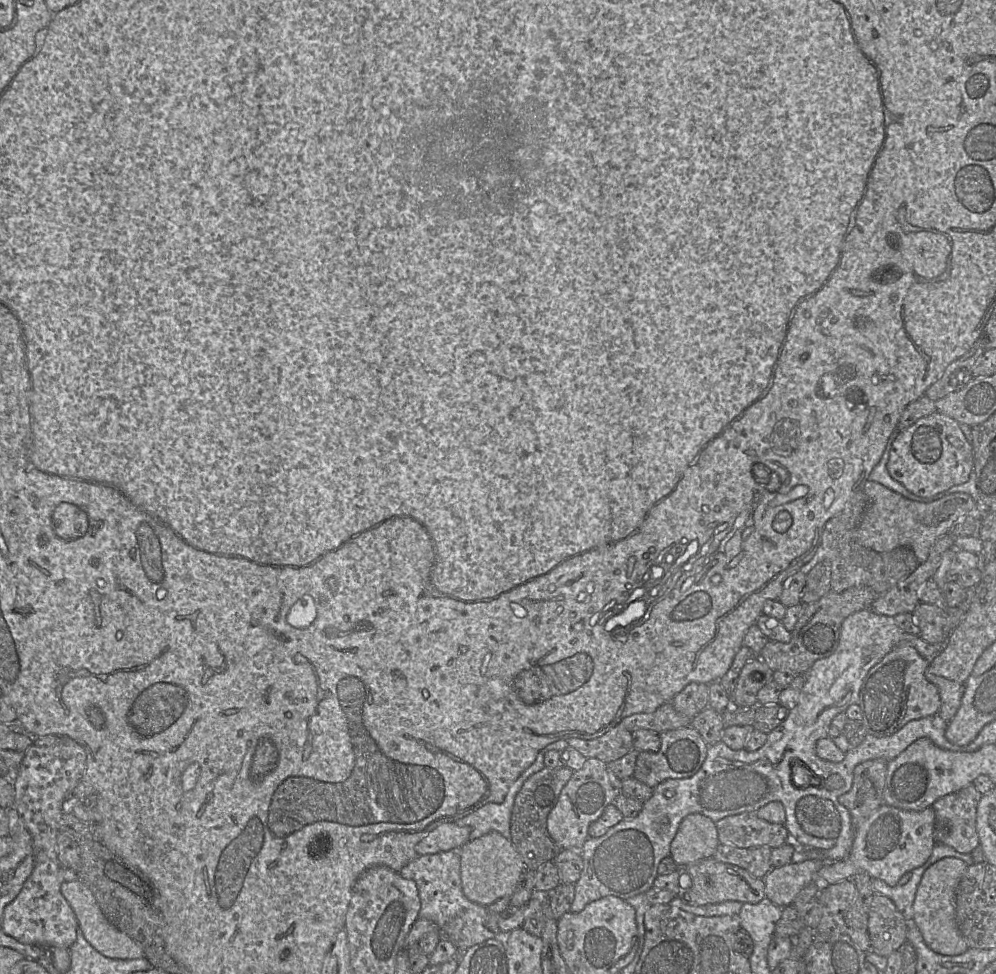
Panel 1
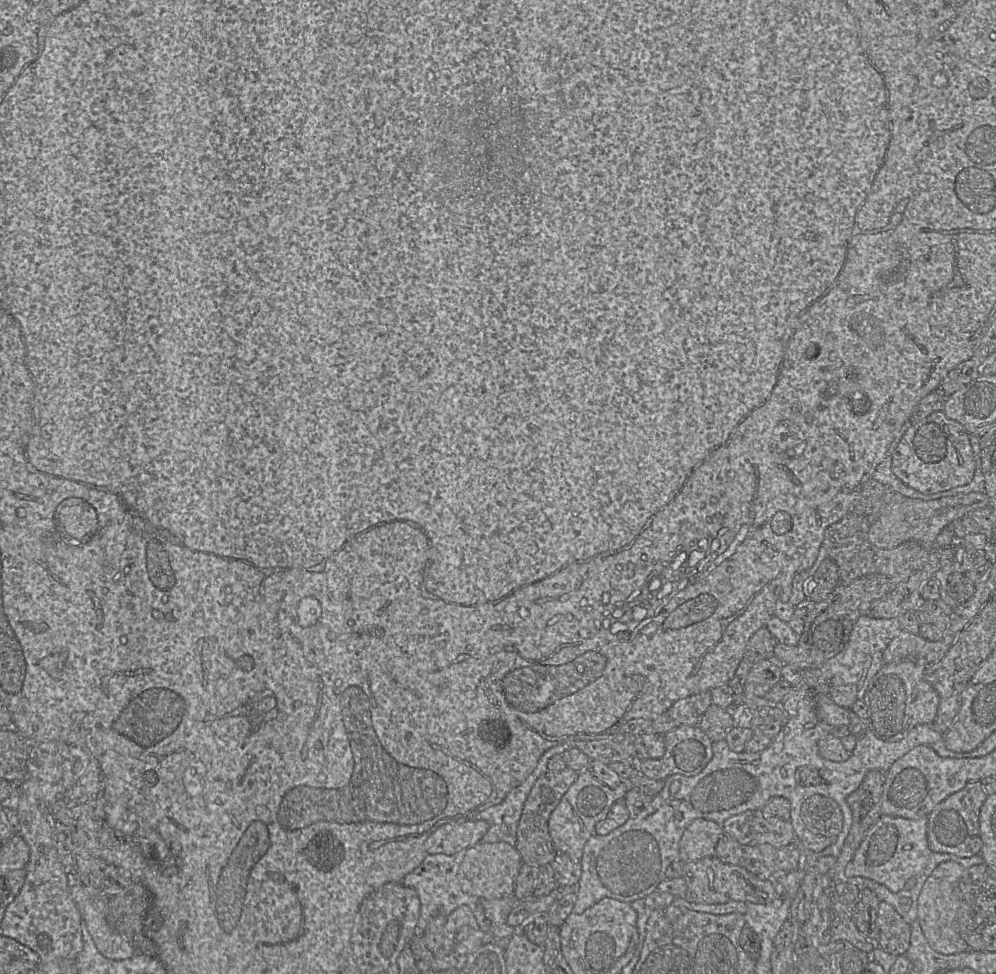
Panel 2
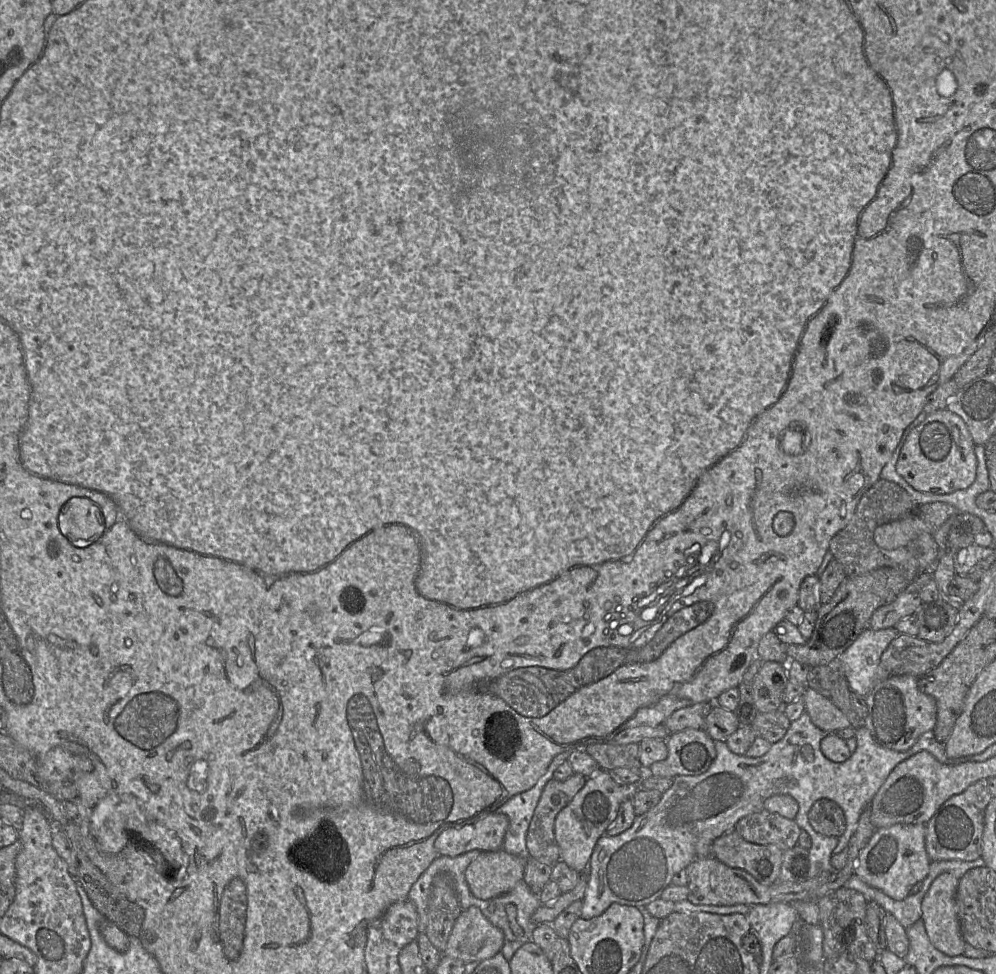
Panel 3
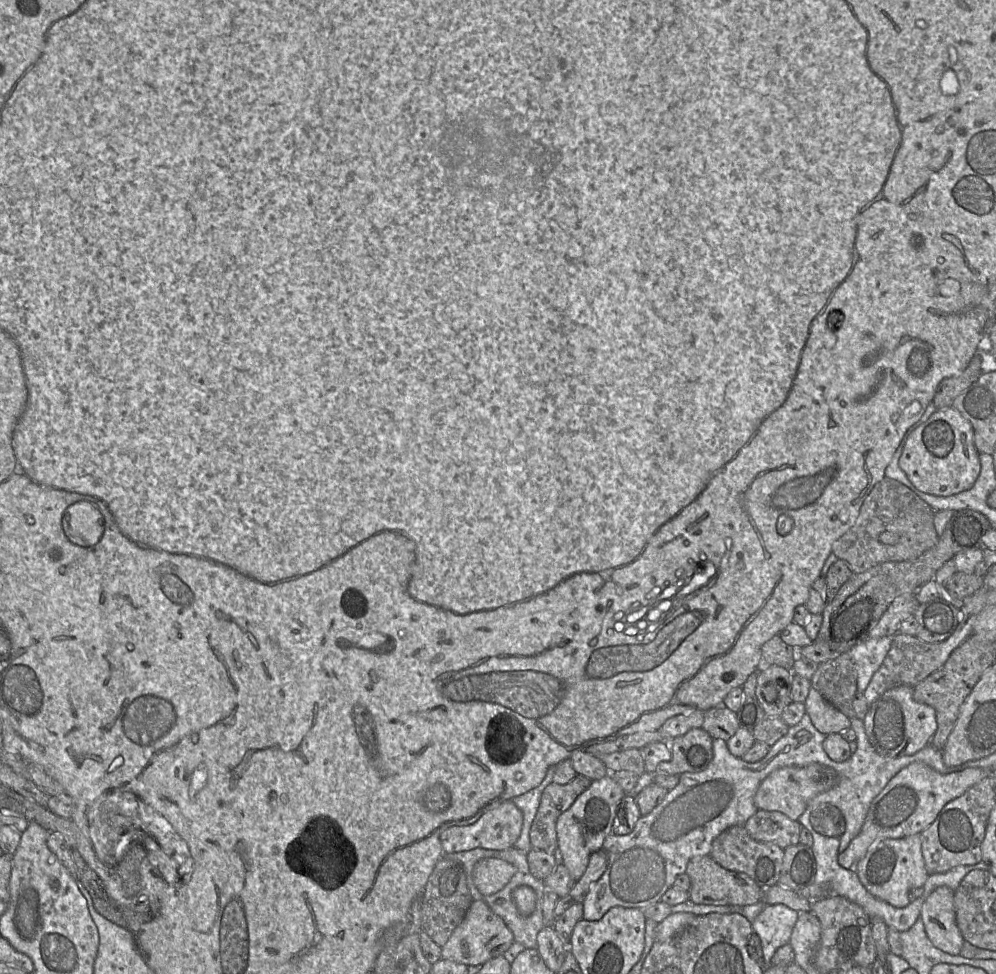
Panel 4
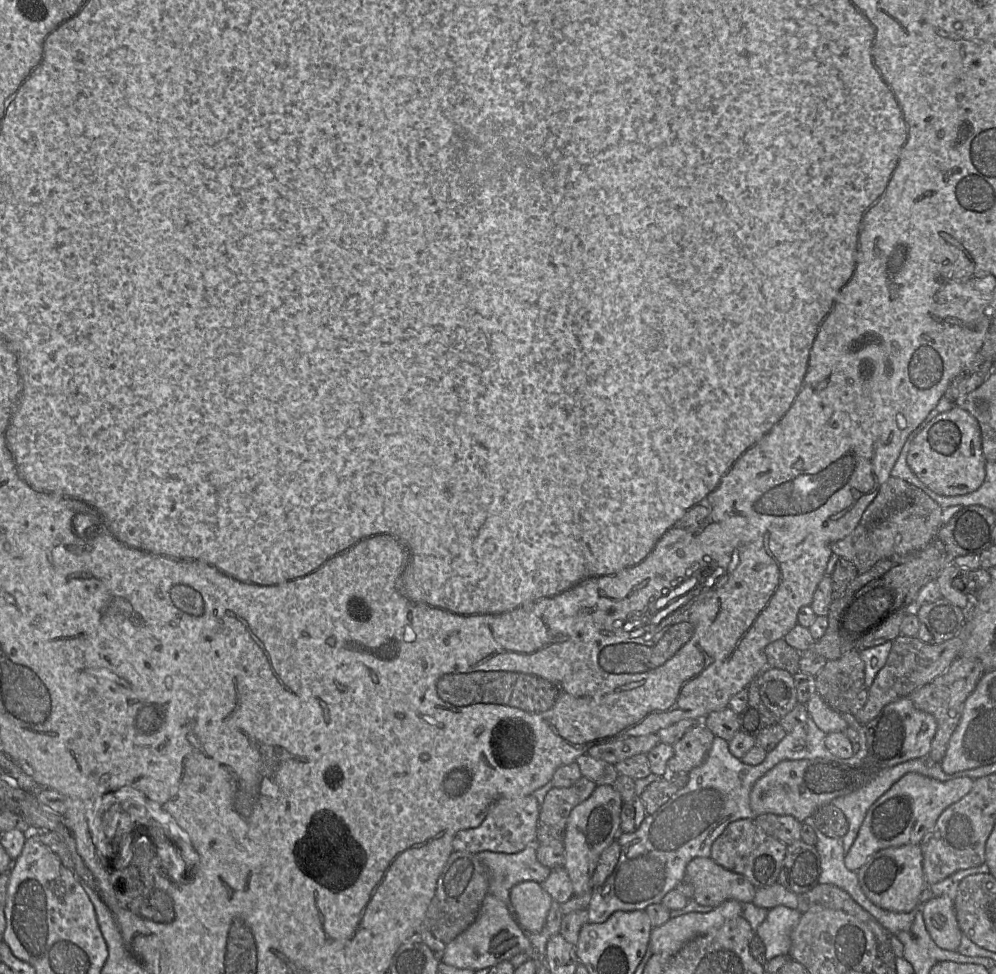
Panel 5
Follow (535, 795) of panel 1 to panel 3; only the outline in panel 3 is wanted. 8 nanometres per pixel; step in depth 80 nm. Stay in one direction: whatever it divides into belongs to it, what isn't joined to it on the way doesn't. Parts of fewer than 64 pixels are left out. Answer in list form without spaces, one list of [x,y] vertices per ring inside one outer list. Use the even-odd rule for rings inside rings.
[[[574,773],[566,780],[552,778],[545,784],[526,834],[529,857],[549,865],[560,860],[560,848],[554,834],[555,818],[586,780],[585,776]]]

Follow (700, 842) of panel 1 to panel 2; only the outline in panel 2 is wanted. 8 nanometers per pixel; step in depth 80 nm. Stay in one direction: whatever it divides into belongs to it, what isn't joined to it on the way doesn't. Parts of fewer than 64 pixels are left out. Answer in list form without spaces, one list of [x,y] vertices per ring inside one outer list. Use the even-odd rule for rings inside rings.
[[[695,819],[681,837],[679,860],[687,863],[713,857],[717,843],[723,835],[721,825],[707,819]]]

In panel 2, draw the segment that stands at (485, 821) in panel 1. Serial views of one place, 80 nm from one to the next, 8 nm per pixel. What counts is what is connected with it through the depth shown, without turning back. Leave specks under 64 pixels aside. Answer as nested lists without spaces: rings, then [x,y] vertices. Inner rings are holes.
[[[564,743],[549,748],[540,757],[534,771],[521,785],[513,788],[500,804],[490,806],[475,815],[474,819],[484,820],[489,824],[482,841],[490,843],[504,841],[515,847],[518,822],[530,790],[536,780],[548,771],[549,759],[562,754],[570,747],[571,743]]]

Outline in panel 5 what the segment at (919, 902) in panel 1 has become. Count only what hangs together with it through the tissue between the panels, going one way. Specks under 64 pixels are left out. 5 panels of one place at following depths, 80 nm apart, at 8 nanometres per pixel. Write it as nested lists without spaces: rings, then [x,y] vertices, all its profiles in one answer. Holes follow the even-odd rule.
[[[946,896],[934,897],[923,905],[923,916],[934,943],[941,949],[957,951],[963,933],[956,918],[954,901]]]

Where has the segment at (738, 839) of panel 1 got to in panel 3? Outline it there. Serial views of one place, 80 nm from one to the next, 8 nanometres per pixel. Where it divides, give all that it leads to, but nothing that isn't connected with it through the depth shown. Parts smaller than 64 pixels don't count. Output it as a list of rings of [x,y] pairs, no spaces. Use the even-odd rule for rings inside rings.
[[[762,809],[740,819],[734,830],[747,842],[776,845],[785,851],[798,845],[801,828],[794,819]]]

